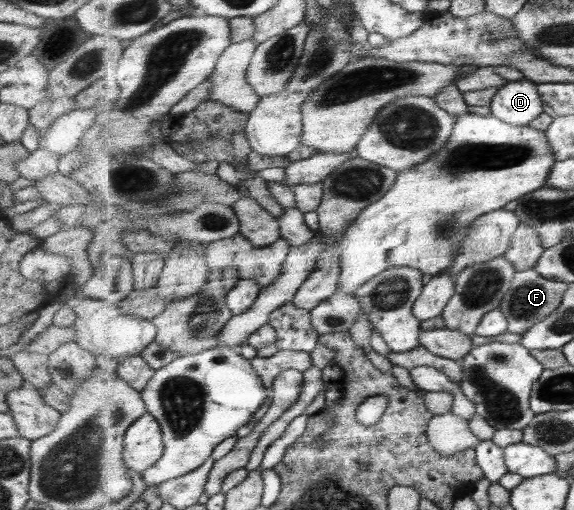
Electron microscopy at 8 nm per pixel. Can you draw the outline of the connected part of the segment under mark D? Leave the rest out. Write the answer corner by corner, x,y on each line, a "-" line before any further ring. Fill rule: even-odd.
526,78
511,81
501,88
491,107
495,116
517,126
531,124
546,111
540,84

